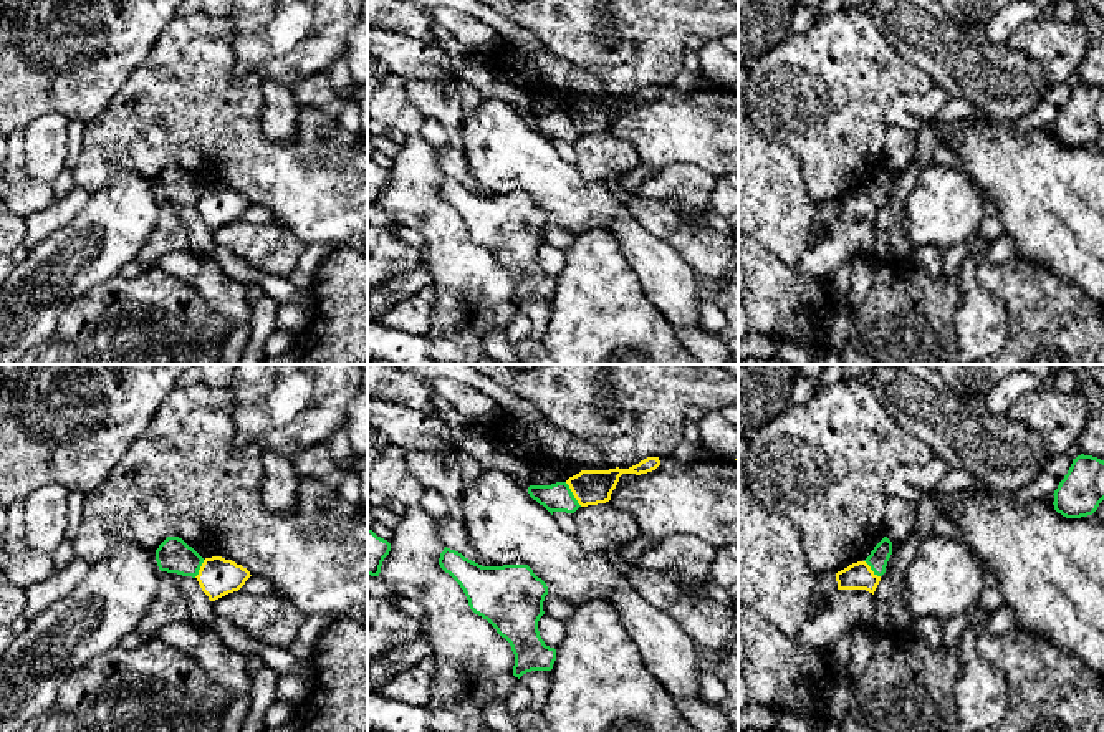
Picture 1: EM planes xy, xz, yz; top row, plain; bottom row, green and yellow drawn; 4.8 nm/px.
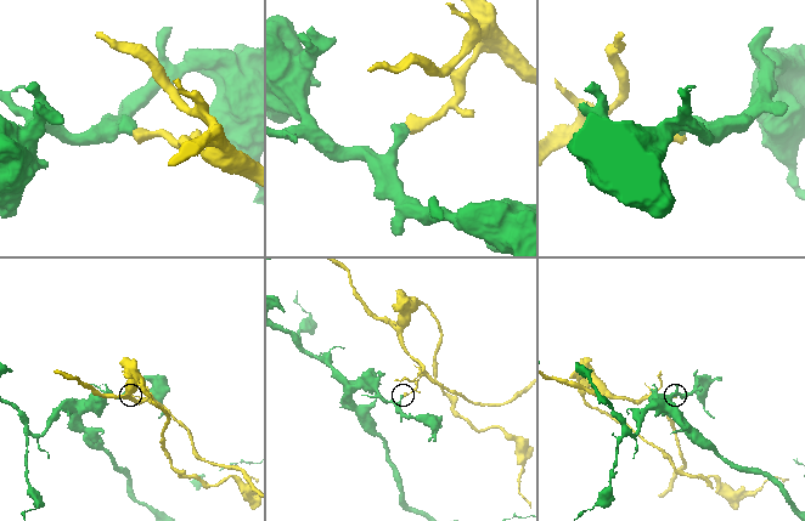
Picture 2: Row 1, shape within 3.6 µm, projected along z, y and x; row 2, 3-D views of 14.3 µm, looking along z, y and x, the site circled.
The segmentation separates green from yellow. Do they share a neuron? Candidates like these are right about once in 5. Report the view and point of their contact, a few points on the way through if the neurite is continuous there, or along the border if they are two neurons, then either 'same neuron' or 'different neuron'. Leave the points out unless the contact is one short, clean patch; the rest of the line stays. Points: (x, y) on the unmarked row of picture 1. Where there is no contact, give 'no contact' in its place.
contact xz (571, 123); border xz (565, 111), (581, 134); different neuron

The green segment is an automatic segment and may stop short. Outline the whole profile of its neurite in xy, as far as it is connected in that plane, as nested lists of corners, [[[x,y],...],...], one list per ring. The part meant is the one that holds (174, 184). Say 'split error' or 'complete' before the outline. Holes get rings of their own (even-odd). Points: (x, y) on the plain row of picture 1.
complete; [[[167,166],[156,179],[161,200],[195,207],[204,187],[179,166]]]

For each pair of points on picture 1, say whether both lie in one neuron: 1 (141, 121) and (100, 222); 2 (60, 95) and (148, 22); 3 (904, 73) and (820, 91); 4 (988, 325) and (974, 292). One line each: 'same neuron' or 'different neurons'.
1: different neurons
2: same neuron
3: same neuron
4: same neuron

